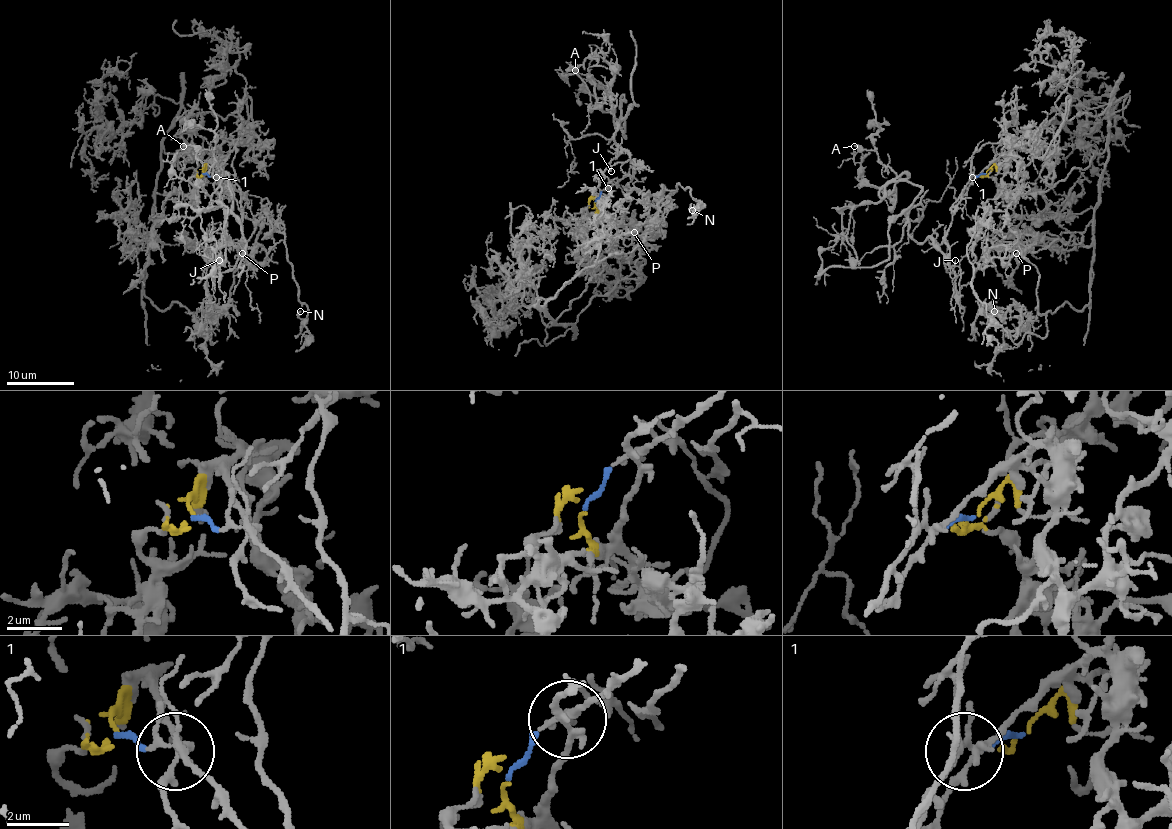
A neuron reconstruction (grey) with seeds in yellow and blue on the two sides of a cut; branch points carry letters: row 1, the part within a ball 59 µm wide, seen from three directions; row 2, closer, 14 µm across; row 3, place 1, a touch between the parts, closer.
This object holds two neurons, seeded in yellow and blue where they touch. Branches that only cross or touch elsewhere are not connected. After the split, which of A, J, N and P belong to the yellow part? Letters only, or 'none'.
N, P

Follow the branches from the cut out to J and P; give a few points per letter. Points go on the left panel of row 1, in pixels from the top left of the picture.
J: (204, 174), (214, 175), (240, 208), (243, 253), (231, 269), (221, 272), (219, 260)
P: (204, 172), (150, 245), (131, 238), (153, 245), (143, 292), (216, 315), (267, 257), (241, 253)

